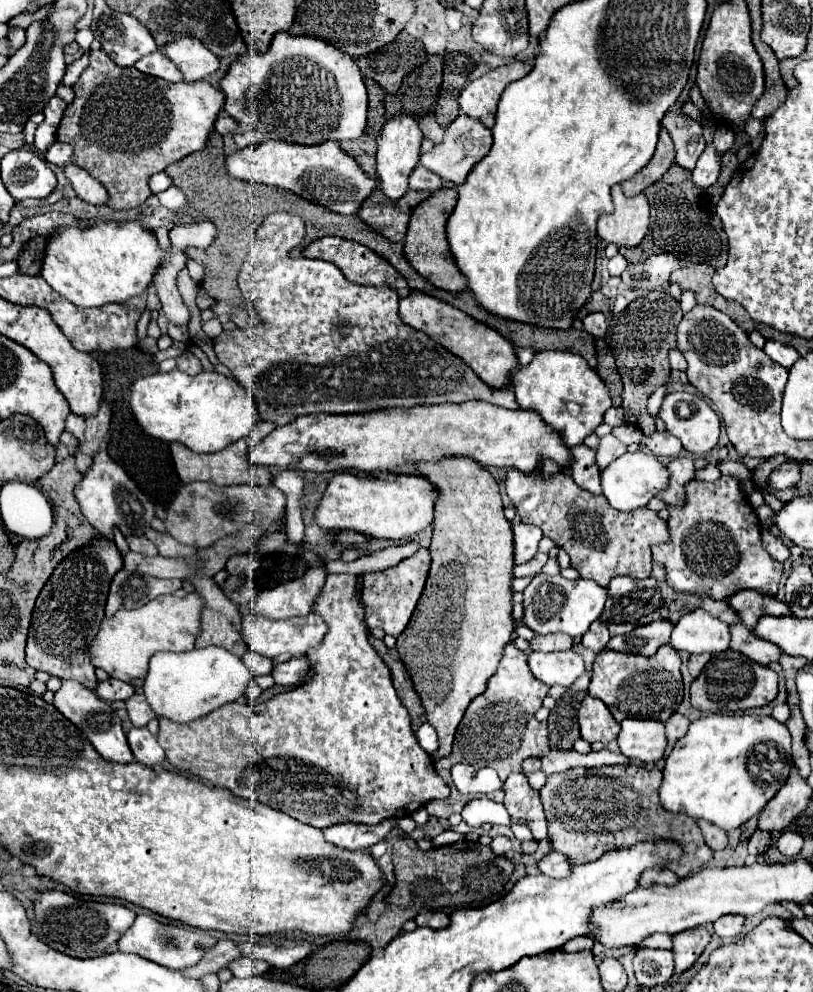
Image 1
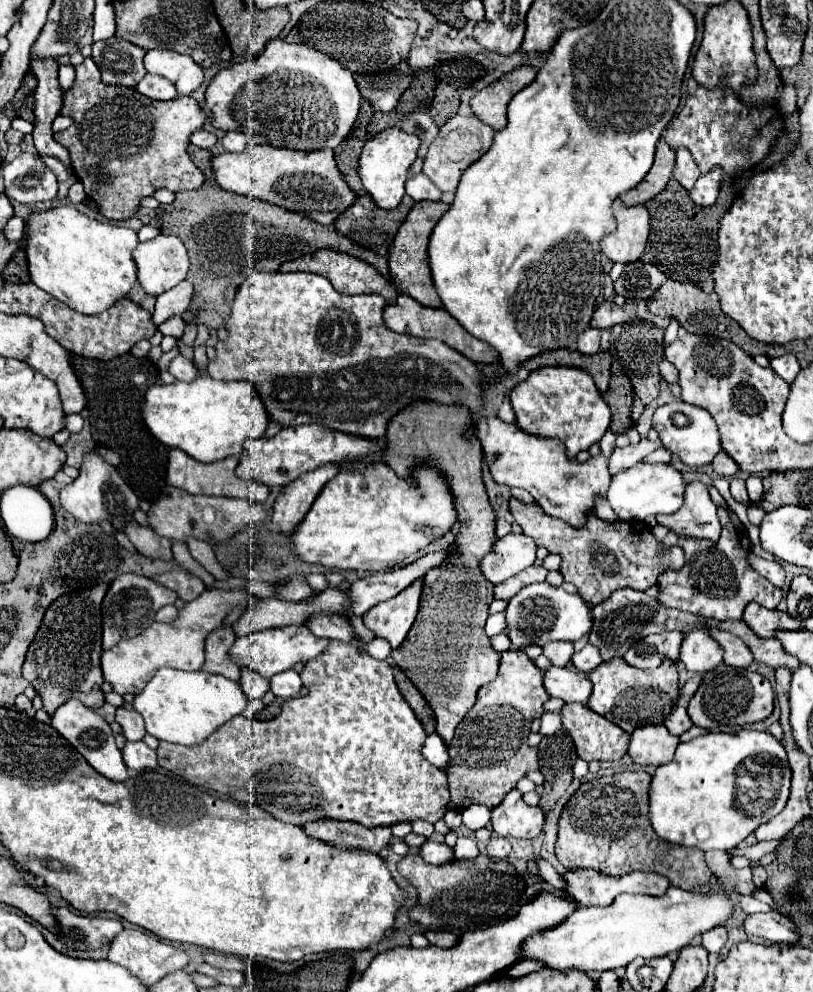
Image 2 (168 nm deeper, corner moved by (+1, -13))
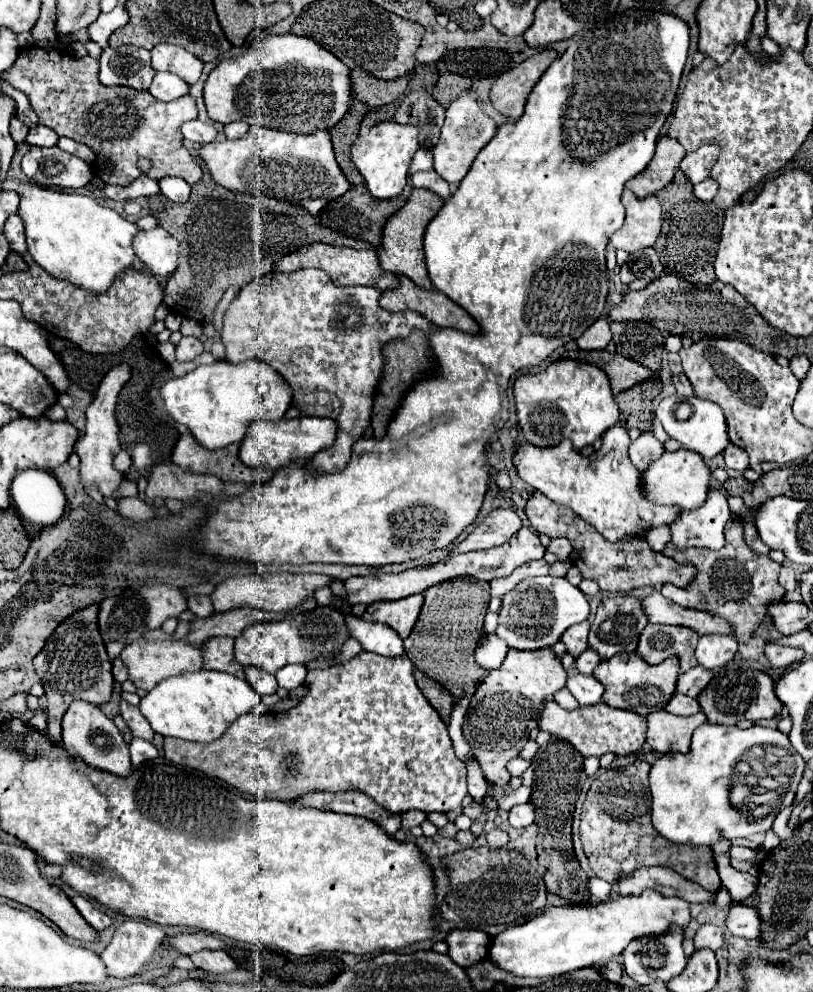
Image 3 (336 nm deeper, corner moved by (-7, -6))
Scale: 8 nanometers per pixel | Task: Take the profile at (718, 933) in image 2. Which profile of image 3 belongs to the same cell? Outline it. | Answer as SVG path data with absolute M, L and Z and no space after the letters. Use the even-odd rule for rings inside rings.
M703 924L699 926L699 930L695 932L695 948L709 948L709 950L717 950L723 944L723 932L721 928L717 928L715 924Z

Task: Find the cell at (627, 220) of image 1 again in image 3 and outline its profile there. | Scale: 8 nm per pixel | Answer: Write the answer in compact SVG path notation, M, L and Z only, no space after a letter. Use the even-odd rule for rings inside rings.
M623 192L623 204L627 208L625 224L611 236L611 244L617 250L637 252L655 244L661 232L661 204L655 196L643 200L635 198L633 192Z

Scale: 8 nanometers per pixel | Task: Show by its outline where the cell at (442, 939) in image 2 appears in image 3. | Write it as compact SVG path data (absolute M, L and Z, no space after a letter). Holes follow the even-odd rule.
M453 930L447 936L449 956L461 968L469 968L481 962L487 956L489 942L491 942L489 934L479 932L479 930Z

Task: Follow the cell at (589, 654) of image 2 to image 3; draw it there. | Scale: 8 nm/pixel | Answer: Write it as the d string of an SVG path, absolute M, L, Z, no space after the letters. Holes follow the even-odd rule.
M585 650L581 656L577 656L575 666L577 666L577 670L579 670L581 674L593 674L593 670L595 670L595 666L597 666L599 662L601 662L601 658L599 658L597 652Z

